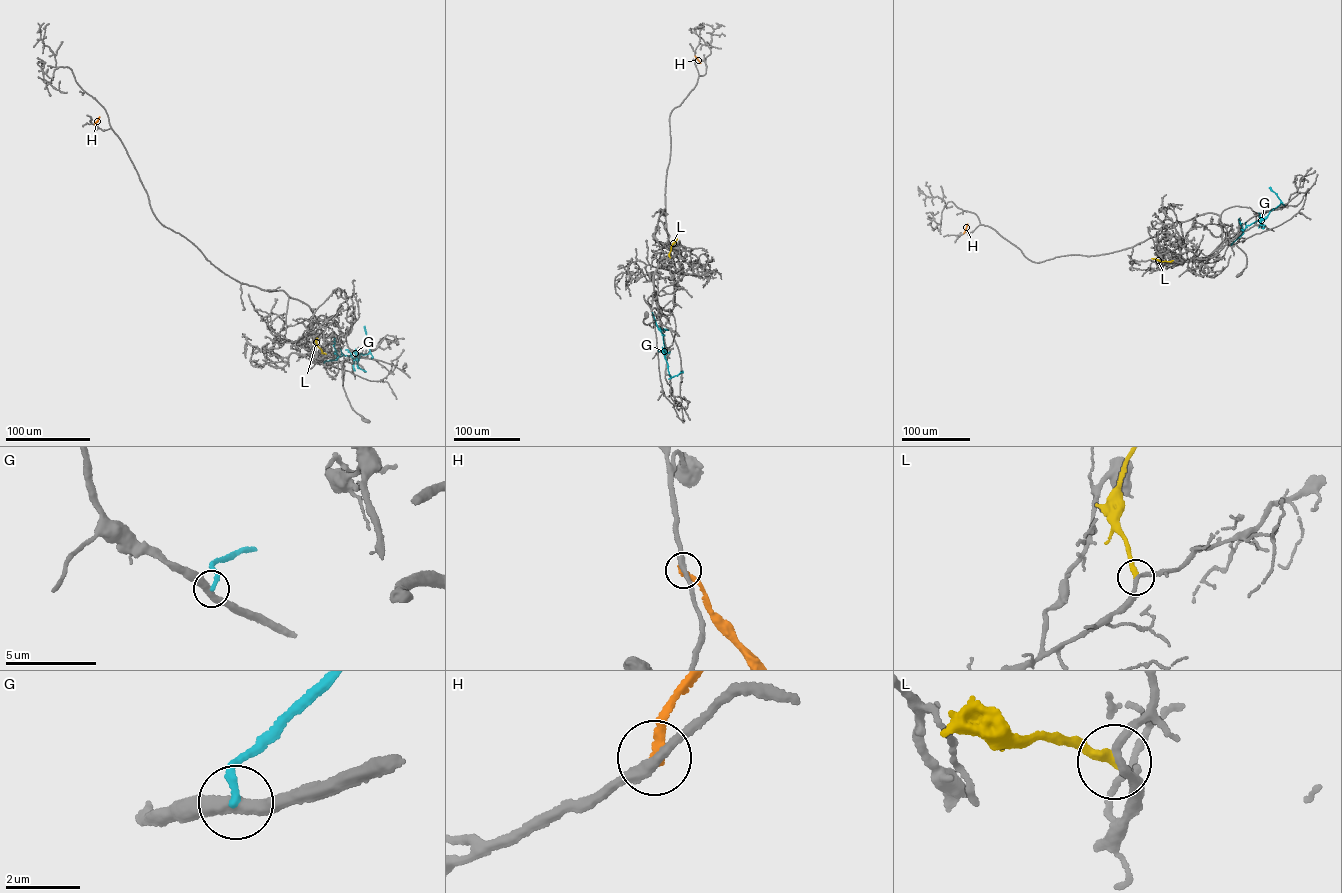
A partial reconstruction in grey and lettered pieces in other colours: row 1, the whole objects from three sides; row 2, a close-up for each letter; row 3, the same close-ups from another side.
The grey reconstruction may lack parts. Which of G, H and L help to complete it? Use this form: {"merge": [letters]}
{"merge": []}

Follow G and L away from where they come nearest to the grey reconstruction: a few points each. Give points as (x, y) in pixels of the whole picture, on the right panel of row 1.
G: (1231, 245), (1246, 226), (1265, 219), (1279, 205), (1280, 200), (1269, 187)
L: (1172, 260), (1151, 258)

